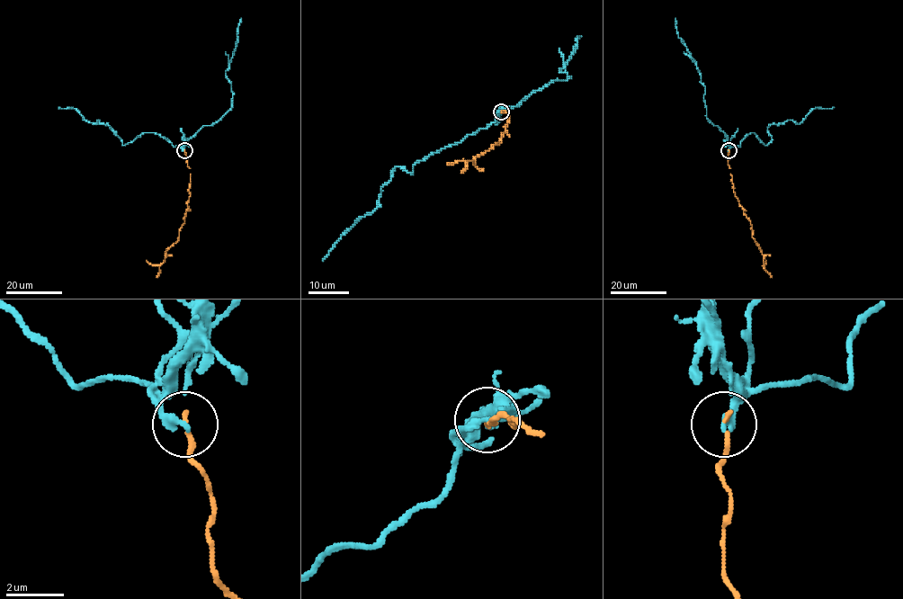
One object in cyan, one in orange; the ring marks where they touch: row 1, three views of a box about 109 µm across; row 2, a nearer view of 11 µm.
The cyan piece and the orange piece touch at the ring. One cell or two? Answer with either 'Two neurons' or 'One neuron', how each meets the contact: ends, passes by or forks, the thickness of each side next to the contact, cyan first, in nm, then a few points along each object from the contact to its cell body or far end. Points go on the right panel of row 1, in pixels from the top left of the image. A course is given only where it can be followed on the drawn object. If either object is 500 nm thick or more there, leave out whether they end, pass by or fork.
Two neurons. At the ring cyan ends. At the ring orange ends. Thickness 280 nm (cyan) against 140 nm. Course of cyan: (728, 150), (751, 132), (767, 144), (772, 124), (800, 124), (814, 108), (834, 107). Course of orange: (728, 150), (728, 165), (735, 196), (750, 220), (753, 238), (761, 251), (764, 270), (772, 277)

